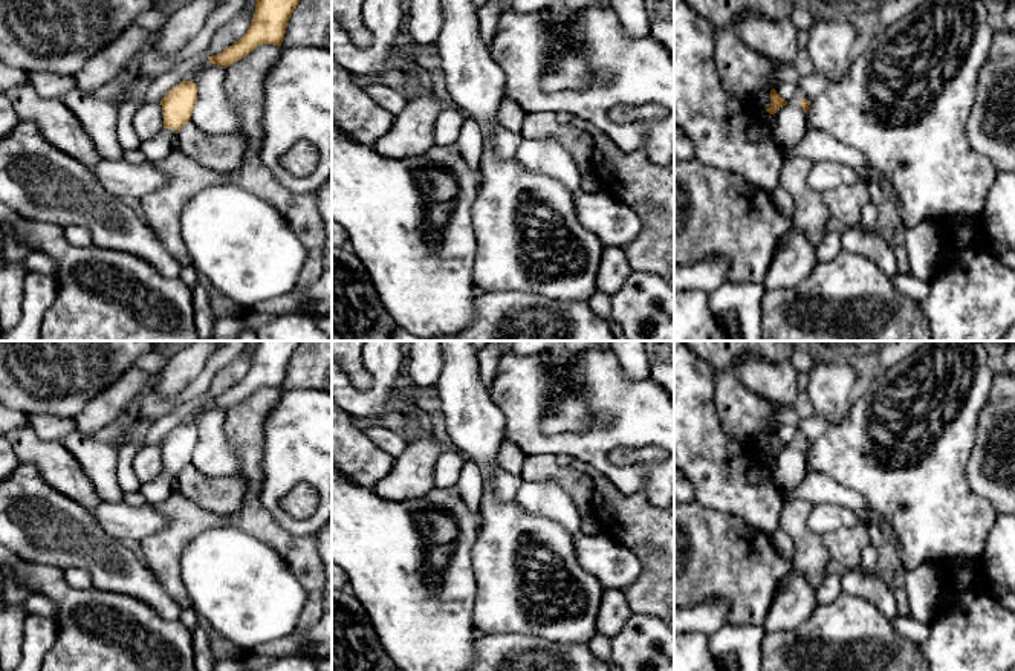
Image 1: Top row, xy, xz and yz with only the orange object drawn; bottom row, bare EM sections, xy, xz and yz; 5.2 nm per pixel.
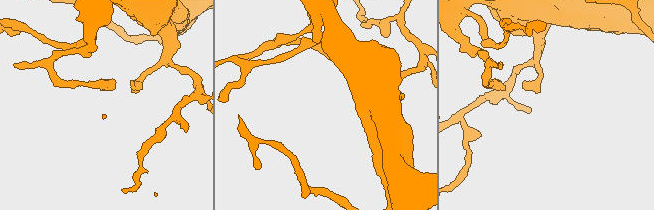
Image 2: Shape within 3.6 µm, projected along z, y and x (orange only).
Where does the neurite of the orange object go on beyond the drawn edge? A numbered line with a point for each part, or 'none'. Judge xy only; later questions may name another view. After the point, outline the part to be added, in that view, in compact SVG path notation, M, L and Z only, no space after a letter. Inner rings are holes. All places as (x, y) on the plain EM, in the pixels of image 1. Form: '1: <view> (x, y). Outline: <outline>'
1: xy (155, 491). Outline: M165 471L153 480L142 483L139 492L145 497L147 503L157 504L173 494L173 483L177 481L179 474Z

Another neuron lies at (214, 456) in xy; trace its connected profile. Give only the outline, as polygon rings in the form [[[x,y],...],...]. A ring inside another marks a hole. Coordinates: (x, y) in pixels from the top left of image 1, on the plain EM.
[[[208,400],[199,404],[183,420],[197,428],[191,465],[205,477],[240,475],[240,460],[225,431],[225,408]]]

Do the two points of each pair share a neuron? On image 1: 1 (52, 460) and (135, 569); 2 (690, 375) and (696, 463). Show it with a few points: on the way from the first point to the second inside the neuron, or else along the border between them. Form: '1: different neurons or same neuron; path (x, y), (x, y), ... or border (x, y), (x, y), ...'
1: different neurons; border (57, 491), (89, 509)
2: same neuron; path (690, 396), (690, 437), (694, 442)

